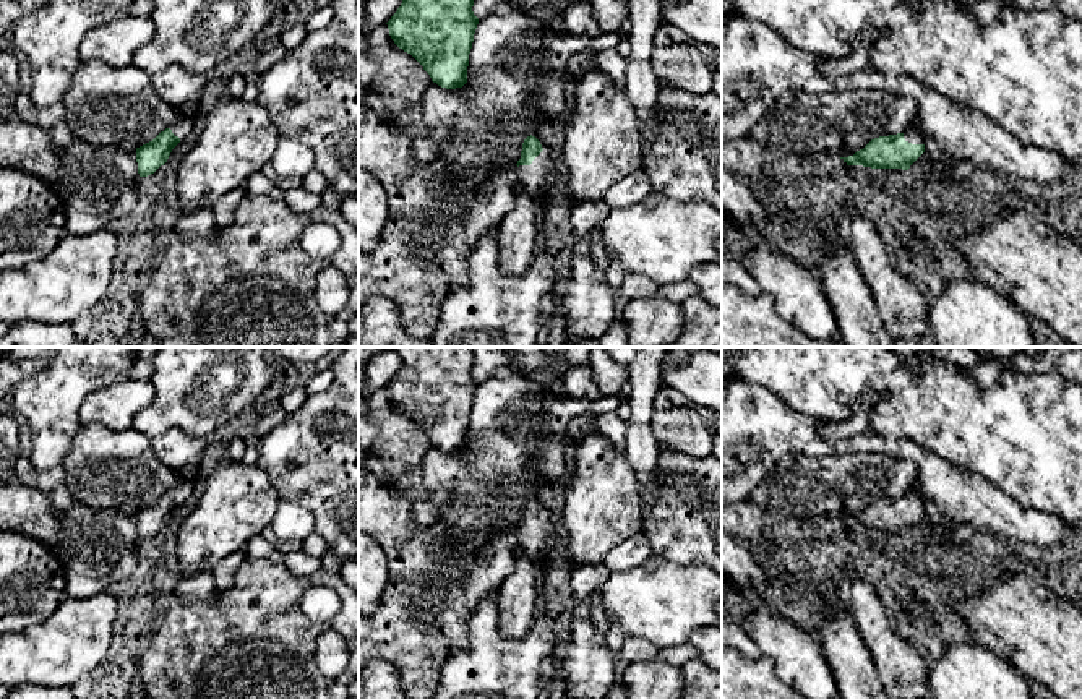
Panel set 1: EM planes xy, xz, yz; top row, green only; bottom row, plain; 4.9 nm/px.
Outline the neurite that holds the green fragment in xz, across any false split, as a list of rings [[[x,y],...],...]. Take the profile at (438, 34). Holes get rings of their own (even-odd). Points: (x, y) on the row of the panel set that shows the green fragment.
[[[402,0],[386,24],[394,44],[410,54],[433,83],[456,89],[467,83],[469,54],[479,24],[472,6],[474,0]]]

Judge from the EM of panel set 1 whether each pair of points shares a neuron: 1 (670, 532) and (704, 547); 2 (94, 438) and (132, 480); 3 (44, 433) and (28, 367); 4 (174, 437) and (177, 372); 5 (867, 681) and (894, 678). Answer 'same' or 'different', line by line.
1: same
2: same
3: different
4: different
5: different

